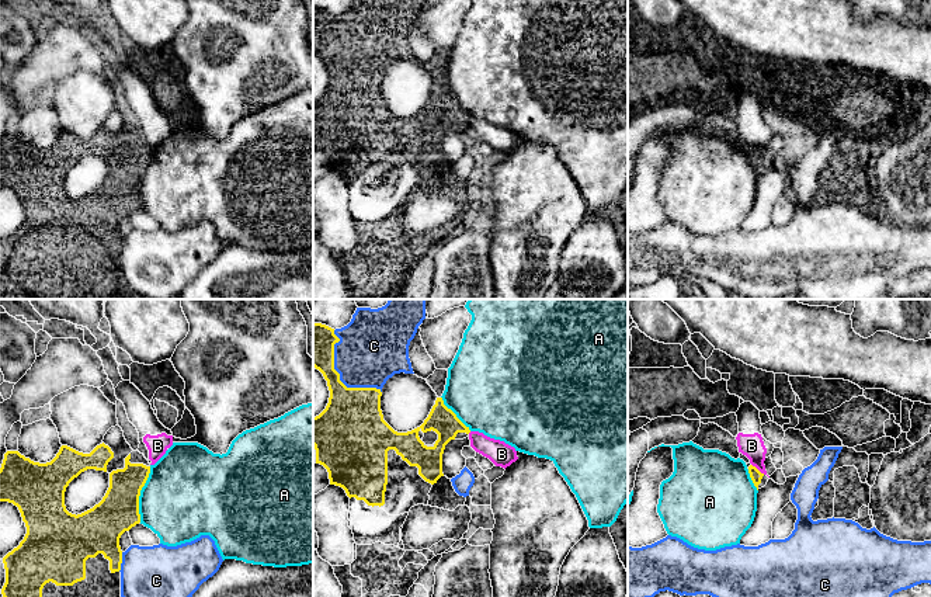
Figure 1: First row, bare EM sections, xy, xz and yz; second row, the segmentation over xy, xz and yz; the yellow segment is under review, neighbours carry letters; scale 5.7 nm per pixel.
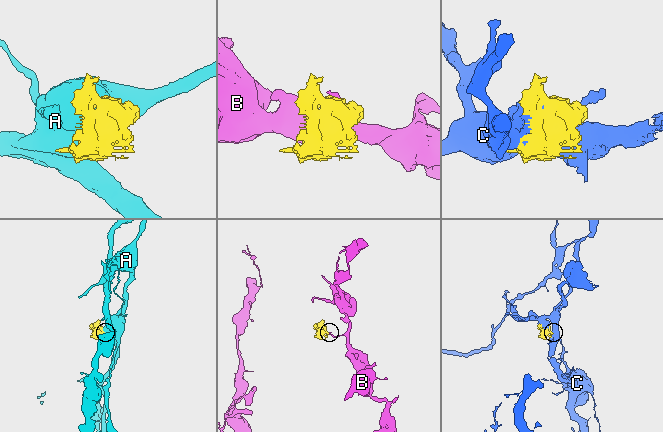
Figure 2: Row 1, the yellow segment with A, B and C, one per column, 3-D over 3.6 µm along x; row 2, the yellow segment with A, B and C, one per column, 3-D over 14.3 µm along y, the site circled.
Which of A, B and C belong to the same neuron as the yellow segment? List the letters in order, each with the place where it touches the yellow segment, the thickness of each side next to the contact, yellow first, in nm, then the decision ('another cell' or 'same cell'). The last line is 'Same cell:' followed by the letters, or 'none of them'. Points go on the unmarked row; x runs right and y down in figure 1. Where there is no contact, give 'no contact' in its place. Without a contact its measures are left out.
A: meets yellow in xy at (139, 180); 240 nm thick on the yellow side, 460 nm on the other; another cell
B: meets yellow in yz at (757, 155); 70 nm thick on the yellow side, 140 nm on the other; another cell
C: meets yellow in xz at (339, 61); 320 nm thick on the yellow side, 380 nm on the other; same cell
Same cell: C

